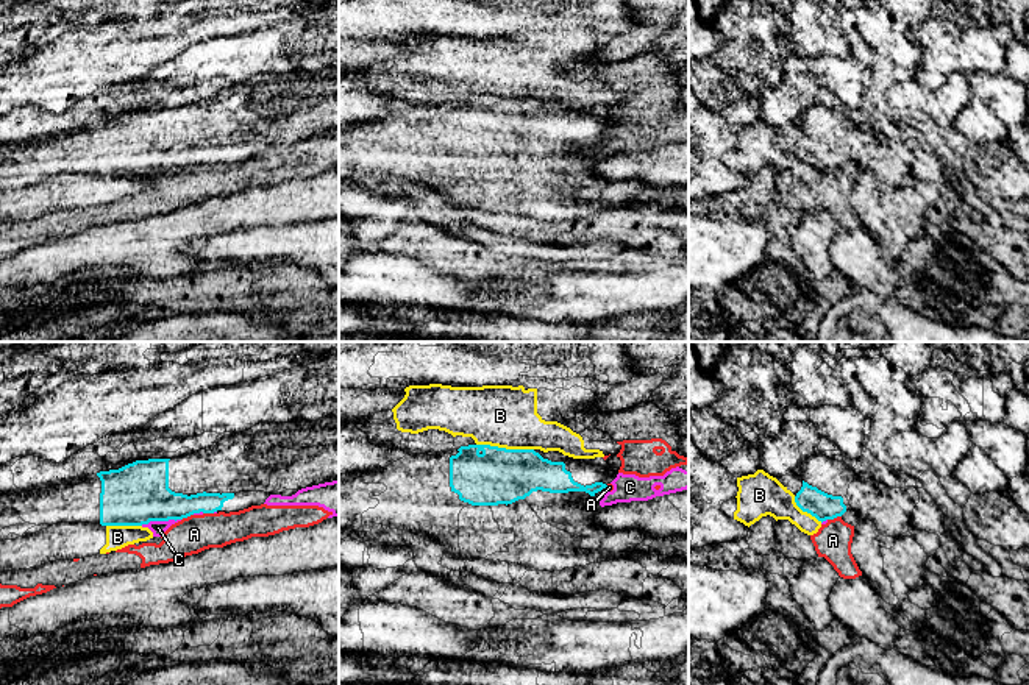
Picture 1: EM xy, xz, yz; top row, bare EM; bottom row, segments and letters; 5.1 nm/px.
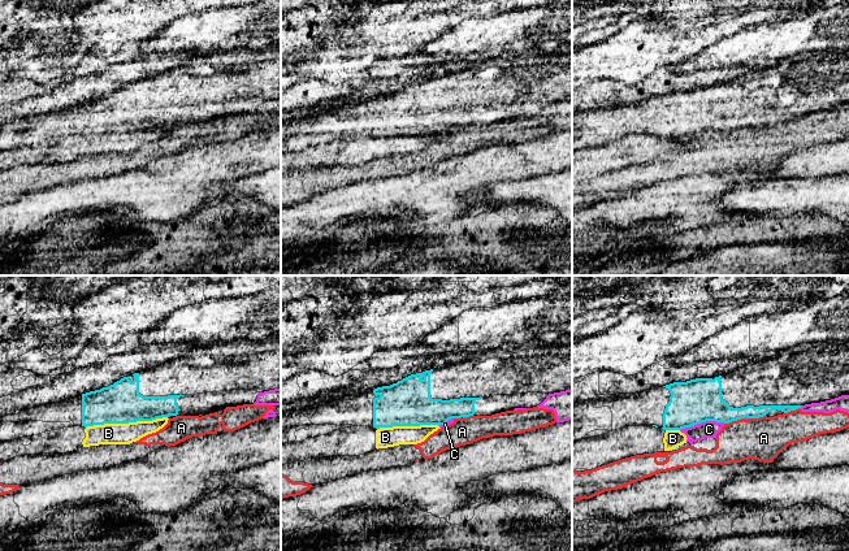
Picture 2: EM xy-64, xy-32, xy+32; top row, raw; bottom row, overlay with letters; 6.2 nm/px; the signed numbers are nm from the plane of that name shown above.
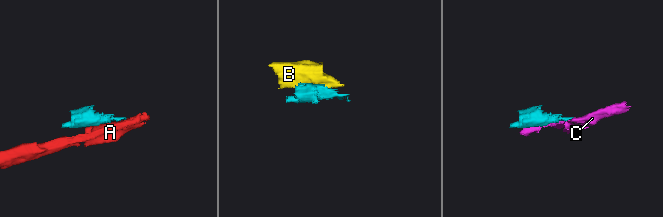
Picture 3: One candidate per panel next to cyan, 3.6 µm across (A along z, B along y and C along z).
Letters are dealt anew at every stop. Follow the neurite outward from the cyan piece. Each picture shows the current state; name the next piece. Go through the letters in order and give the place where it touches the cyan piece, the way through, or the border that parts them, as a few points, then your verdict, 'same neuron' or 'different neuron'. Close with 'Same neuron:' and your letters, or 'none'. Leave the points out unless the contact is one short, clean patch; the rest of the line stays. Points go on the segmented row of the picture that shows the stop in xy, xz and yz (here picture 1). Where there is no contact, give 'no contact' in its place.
A: meets cyan in yz at (834, 517); different neuron
B: meets cyan in xz at (505, 448); different neuron
C: meets cyan in xy at (160, 520); different neuron
Same neuron: none

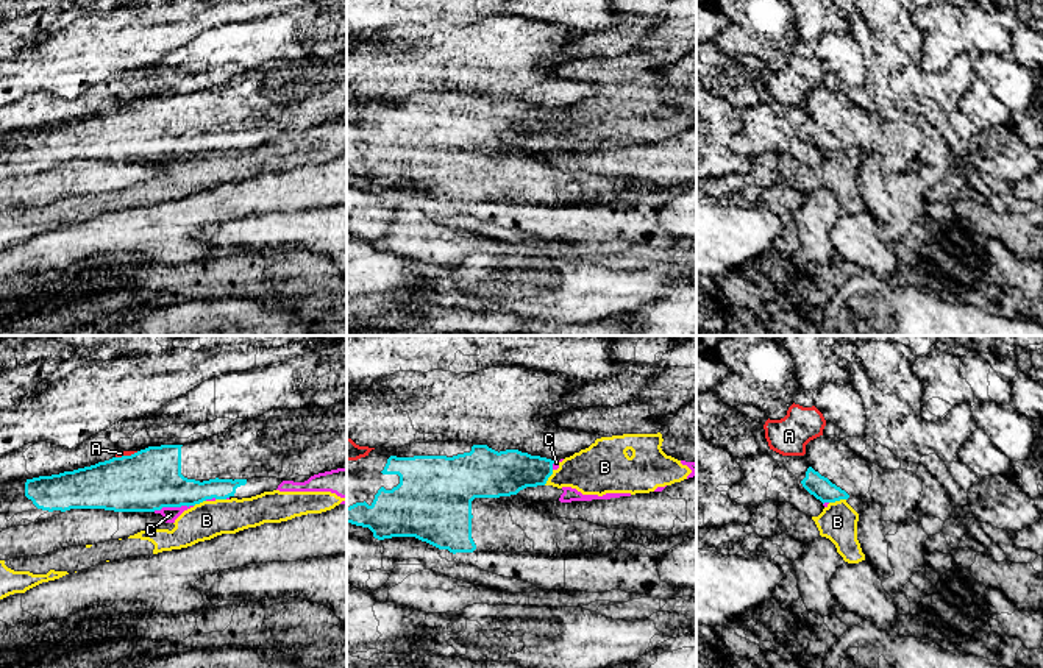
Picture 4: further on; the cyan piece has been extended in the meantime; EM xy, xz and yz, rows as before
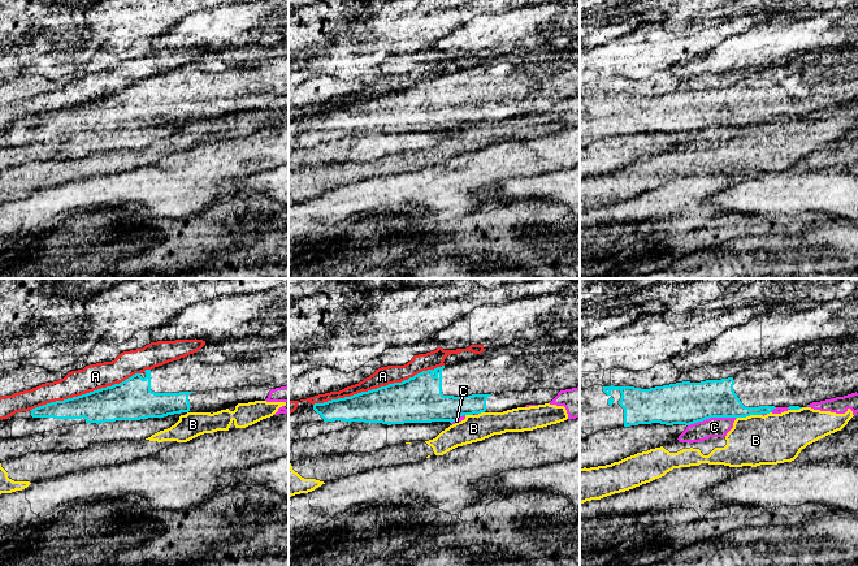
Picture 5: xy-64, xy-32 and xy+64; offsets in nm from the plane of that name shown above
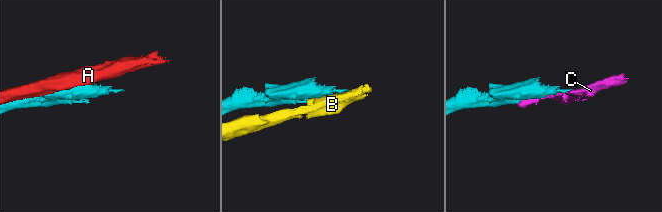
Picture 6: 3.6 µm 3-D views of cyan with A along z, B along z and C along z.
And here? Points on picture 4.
A: meets cyan in xy at (127, 456); border along xy (138, 451), (116, 458); different neuron
B: meets cyan in yz at (837, 500); different neuron
C: meets cyan in xy at (172, 506); different neuron
Same neuron: none

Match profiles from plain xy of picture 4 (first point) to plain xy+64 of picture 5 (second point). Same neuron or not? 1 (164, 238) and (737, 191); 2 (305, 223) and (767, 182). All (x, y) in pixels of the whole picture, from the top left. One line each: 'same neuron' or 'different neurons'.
1: different neurons
2: same neuron

